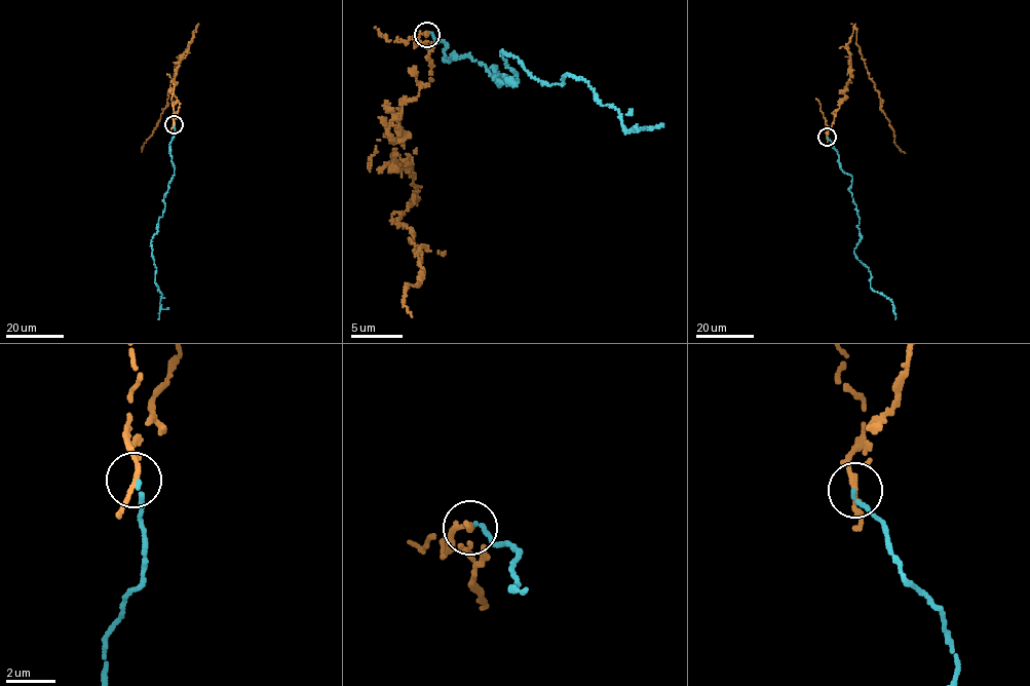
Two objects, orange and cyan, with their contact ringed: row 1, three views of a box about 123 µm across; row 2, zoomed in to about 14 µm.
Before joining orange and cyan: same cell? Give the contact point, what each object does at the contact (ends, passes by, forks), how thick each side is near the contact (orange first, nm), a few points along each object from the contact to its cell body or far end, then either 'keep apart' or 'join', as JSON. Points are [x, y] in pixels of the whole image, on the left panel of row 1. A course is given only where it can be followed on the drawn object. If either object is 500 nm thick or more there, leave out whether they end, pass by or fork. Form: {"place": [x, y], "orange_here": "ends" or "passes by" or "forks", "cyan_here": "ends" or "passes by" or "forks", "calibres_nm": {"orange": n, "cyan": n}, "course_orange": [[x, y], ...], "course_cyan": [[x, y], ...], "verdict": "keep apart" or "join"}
{"place": [174, 124], "orange_here": "passes by", "cyan_here": "ends", "calibres_nm": {"orange": 200, "cyan": 180}, "course_orange": [[174, 124], [180, 104], [172, 92], [174, 76], [195, 27], [192, 39], [175, 66], [168, 105], [142, 152]], "course_cyan": [[174, 124], [169, 145], [175, 169], [151, 241], [154, 281], [161, 294], [158, 318]], "verdict": "keep apart"}

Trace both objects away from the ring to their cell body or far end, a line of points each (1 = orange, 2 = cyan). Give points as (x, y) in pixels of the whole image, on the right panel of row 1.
1: (827, 137), (850, 77), (847, 45), (854, 28), (868, 77), (878, 91), (894, 143), (905, 153)
2: (827, 137), (852, 176), (862, 238), (853, 253), (868, 268), (871, 289), (892, 302), (894, 318)

